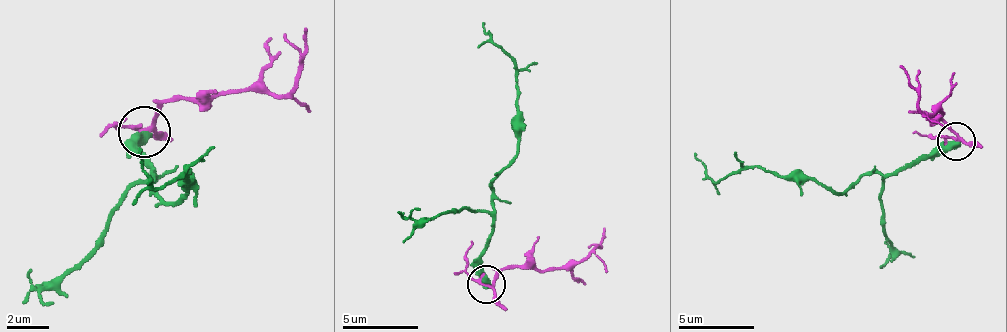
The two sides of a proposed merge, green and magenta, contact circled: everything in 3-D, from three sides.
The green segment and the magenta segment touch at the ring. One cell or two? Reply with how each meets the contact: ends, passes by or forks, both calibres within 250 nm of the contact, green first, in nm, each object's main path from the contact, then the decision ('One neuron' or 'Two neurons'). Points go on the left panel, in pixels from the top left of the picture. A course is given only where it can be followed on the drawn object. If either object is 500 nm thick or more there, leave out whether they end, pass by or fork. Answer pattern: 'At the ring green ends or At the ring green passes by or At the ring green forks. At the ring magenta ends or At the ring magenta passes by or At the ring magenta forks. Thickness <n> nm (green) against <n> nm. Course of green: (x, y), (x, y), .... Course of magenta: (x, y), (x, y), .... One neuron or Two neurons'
Thickness 550 nm (green) against 170 nm. Course of green: (143, 133), (138, 148), (154, 169), (154, 190), (174, 200), (185, 185), (185, 169), (154, 185), (143, 148). Course of magenta: (143, 128), (179, 96), (257, 91), (283, 96), (299, 65), (304, 29). Two neurons

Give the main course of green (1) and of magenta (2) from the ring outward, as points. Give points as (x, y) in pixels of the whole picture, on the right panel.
1: (957, 142), (923, 153), (885, 176), (866, 172), (836, 191), (813, 180), (737, 168), (714, 180), (695, 153)
2: (957, 138), (938, 115), (942, 112), (927, 115), (919, 93), (900, 66)

